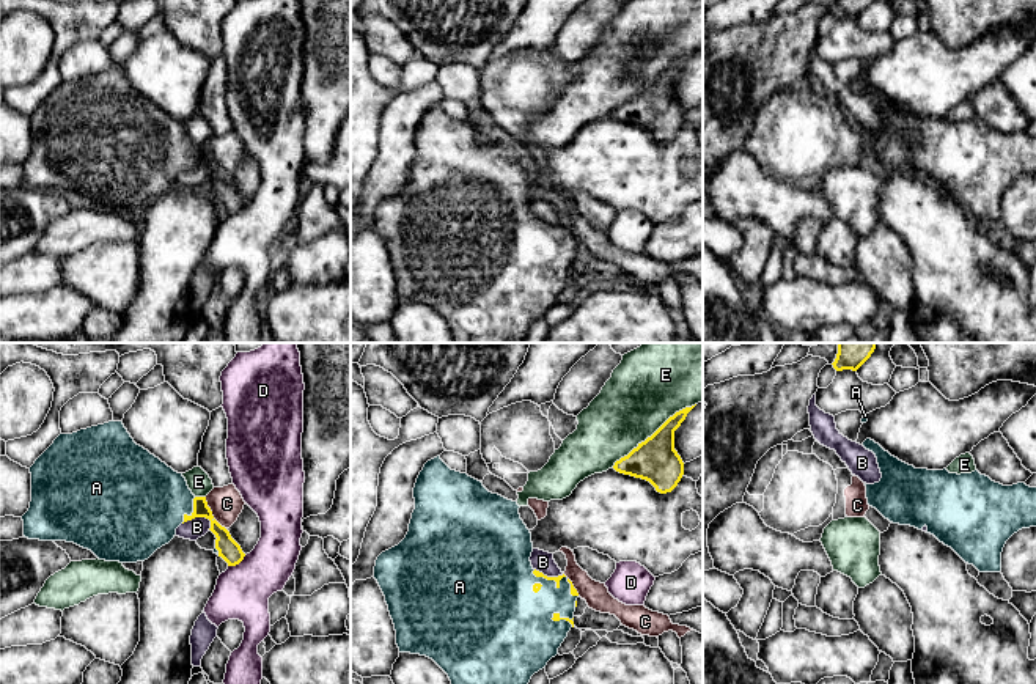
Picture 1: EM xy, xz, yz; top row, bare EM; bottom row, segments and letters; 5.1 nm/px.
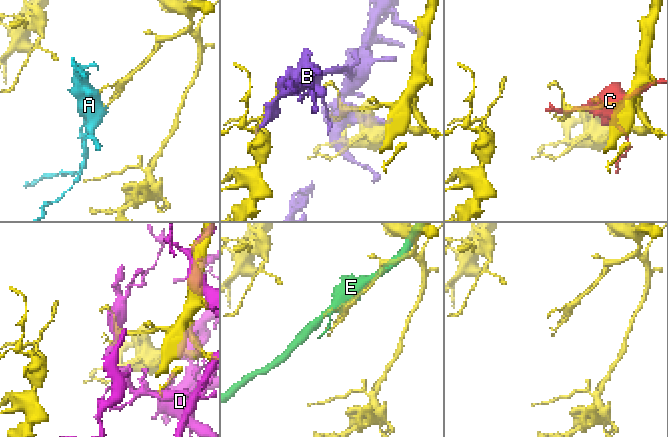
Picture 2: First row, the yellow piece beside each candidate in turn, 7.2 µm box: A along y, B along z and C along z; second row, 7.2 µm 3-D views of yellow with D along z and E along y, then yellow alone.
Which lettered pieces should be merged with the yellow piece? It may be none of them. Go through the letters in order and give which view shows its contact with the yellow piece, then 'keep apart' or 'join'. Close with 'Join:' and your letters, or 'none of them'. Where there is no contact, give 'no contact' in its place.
A: meets yellow in xz; join
B: meets yellow in xy; keep apart
C: meets yellow in xy; keep apart
D: meets yellow in xy; keep apart
E: meets yellow in xz; keep apart
Join: A

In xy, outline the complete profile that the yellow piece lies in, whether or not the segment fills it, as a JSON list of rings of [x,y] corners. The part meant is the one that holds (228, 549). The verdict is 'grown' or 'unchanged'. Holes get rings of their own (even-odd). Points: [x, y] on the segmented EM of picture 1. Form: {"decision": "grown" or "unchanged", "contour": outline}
{"decision": "grown", "contour": [[[123,421],[60,434],[30,473],[31,502],[22,516],[28,539],[74,542],[99,560],[137,563],[168,544],[182,522],[206,517],[217,538],[214,553],[228,566],[239,564],[245,557],[230,531],[214,519],[206,497],[195,497],[182,473],[137,445]]]}

